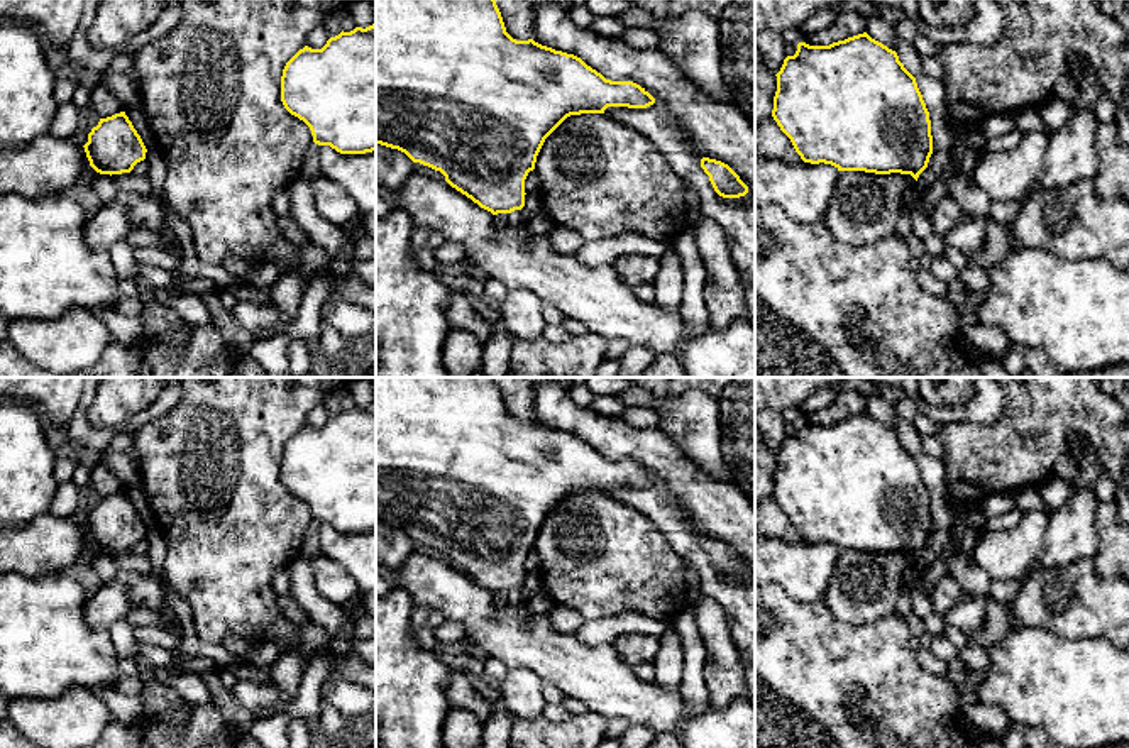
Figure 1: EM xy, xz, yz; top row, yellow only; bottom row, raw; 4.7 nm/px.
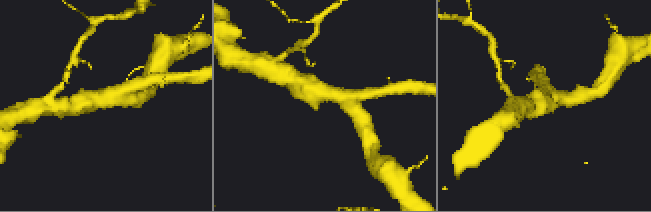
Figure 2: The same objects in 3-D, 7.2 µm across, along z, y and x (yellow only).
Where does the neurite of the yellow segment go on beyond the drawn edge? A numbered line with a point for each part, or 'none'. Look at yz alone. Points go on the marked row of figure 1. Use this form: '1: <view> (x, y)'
none

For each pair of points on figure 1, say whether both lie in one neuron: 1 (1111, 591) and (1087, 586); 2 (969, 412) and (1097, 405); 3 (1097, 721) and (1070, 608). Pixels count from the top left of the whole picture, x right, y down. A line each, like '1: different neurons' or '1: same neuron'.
1: same neuron
2: different neurons
3: different neurons

